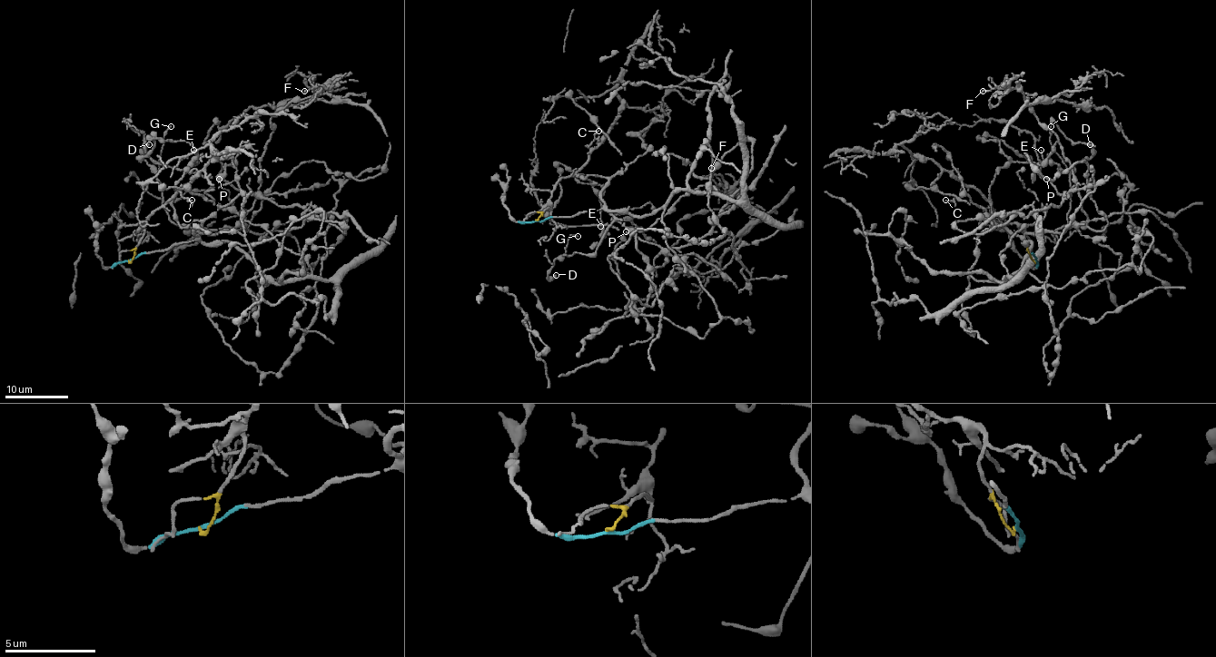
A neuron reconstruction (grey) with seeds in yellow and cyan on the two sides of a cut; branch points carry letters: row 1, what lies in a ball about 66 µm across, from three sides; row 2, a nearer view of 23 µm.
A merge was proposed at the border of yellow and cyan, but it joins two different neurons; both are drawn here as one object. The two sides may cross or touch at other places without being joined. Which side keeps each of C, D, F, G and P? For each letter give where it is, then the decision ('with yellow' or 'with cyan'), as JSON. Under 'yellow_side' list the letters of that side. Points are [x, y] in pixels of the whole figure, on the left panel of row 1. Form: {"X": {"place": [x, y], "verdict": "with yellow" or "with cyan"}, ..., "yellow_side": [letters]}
{"C": {"place": [192, 200], "verdict": "with yellow"}, "D": {"place": [149, 144], "verdict": "with cyan"}, "F": {"place": [304, 91], "verdict": "with cyan"}, "G": {"place": [171, 126], "verdict": "with cyan"}, "P": {"place": [219, 179], "verdict": "with cyan"}, "yellow_side": ["C"]}

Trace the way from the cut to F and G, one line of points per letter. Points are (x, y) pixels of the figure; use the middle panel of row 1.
F: (536, 220), (603, 208), (635, 235), (647, 272), (667, 261), (680, 231), (677, 222), (744, 203), (710, 167)
G: (536, 220), (573, 216), (581, 211), (602, 208), (615, 219), (590, 254), (564, 254), (570, 235), (578, 237)

